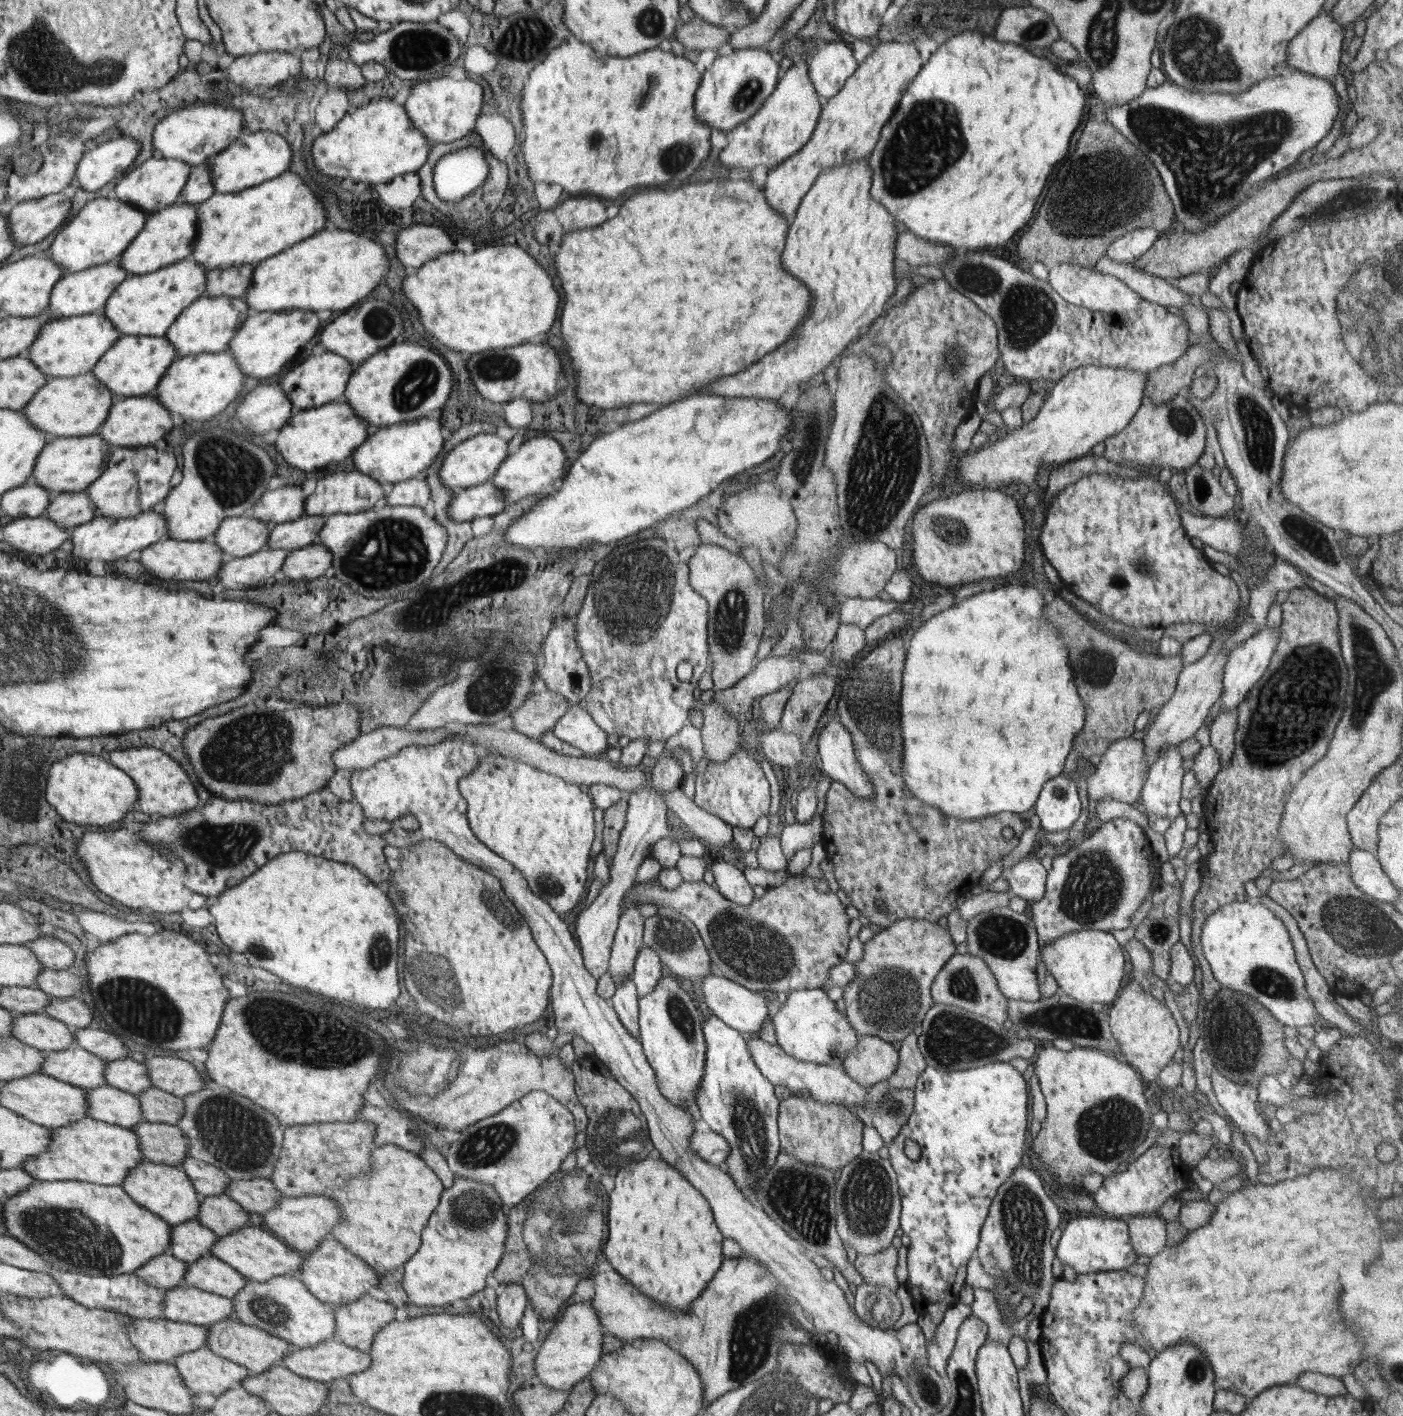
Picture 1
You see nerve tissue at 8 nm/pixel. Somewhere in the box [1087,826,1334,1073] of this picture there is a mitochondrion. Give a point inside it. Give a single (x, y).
(1265, 980)

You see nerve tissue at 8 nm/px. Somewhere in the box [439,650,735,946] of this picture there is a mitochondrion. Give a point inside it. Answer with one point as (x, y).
(500, 908)

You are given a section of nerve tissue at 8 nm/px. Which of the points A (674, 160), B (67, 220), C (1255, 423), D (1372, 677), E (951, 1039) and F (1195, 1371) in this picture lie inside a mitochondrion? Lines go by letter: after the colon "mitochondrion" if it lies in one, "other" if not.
A: mitochondrion
B: other
C: mitochondrion
D: mitochondrion
E: mitochondrion
F: mitochondrion

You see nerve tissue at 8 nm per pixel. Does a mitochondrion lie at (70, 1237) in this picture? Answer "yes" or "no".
yes

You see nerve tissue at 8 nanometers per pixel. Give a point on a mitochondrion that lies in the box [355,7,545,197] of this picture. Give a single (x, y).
(418, 49)

